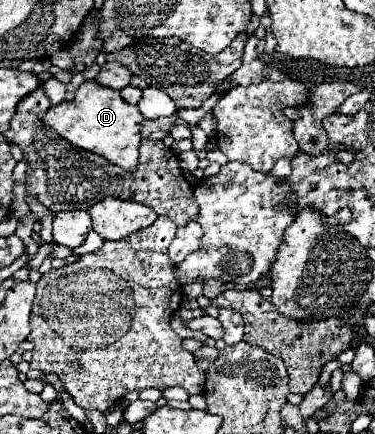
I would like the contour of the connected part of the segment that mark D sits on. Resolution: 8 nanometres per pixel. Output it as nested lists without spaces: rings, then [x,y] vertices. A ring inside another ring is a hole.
[[[94,80],[84,82],[82,88],[78,88],[76,98],[72,102],[62,102],[58,106],[52,106],[42,116],[42,122],[48,124],[50,128],[54,128],[70,144],[74,144],[82,150],[100,154],[106,160],[126,168],[128,172],[132,172],[138,166],[142,120],[144,120],[144,116],[140,114],[138,106],[124,102],[118,90],[104,88]]]

